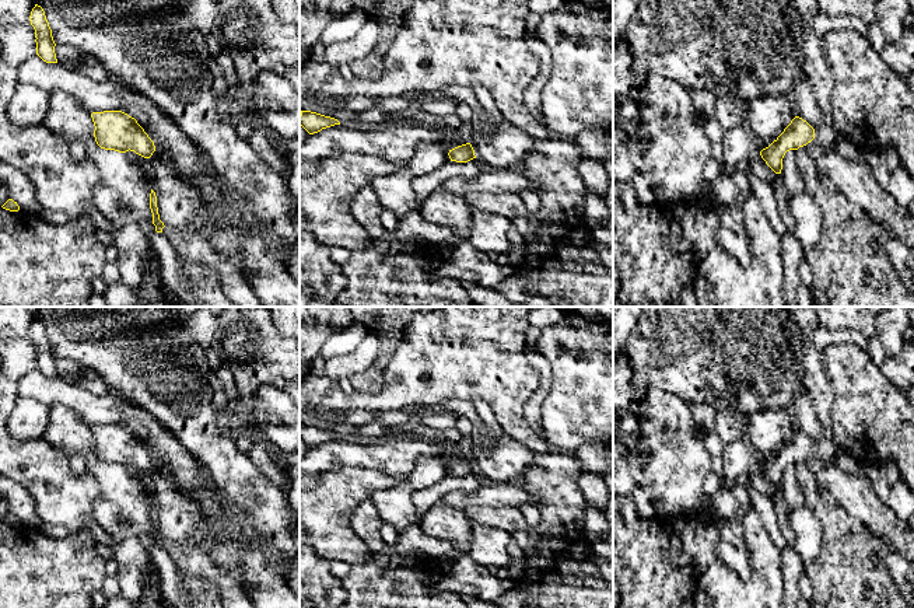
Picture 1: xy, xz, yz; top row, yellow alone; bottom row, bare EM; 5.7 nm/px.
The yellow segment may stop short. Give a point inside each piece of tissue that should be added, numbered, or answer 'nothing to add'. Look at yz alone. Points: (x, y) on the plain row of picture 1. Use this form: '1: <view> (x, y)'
1: yz (854, 492)

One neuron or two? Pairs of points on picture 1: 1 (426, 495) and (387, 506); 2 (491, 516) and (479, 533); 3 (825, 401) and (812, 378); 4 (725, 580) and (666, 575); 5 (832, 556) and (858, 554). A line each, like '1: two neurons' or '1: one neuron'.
1: two neurons
2: two neurons
3: one neuron
4: two neurons
5: one neuron

